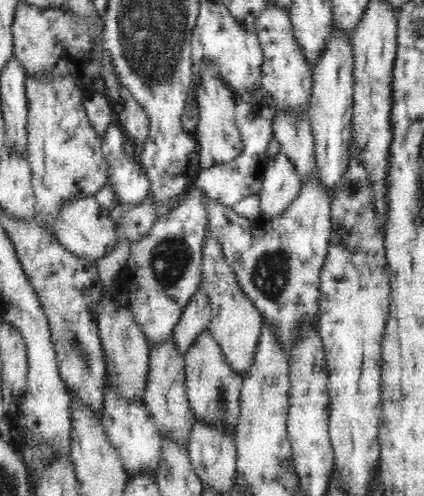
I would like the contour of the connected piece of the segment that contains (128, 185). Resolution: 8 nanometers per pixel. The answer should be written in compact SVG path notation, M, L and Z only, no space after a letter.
M115 117L105 130L102 142L102 153L108 163L109 185L116 193L117 201L125 205L137 205L151 194L145 170L138 158L126 152L127 134Z

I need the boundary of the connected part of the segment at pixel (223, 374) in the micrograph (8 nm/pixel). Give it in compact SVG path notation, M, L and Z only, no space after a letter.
M204 329L192 346L185 352L186 394L194 417L204 424L222 425L226 433L235 434L235 426L240 416L240 393L243 375L235 371L224 359L220 345L212 337L209 329Z

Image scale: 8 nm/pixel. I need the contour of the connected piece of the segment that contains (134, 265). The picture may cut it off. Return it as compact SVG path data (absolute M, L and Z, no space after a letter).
M199 188L190 192L185 201L177 205L166 216L157 218L154 226L137 241L131 244L130 256L127 266L132 278L129 284L130 309L140 325L142 333L146 335L149 343L166 343L173 336L174 327L178 324L184 307L189 303L190 297L200 287L202 278L202 245L205 236L210 233L208 213L206 206L208 196Z

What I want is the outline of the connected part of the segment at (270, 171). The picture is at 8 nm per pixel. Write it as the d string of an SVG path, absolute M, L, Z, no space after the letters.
M284 152L276 154L263 170L263 185L259 191L261 219L272 220L282 216L288 205L298 196L301 187L296 167Z

